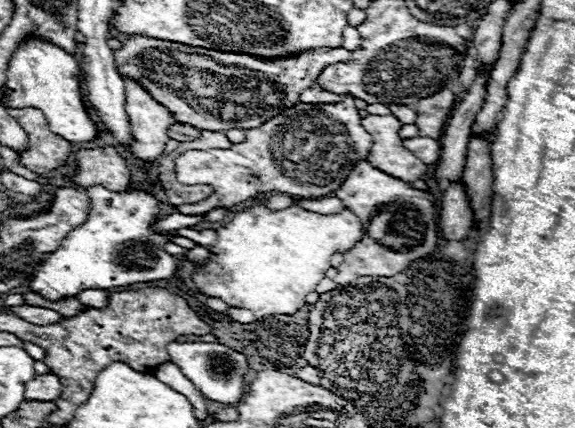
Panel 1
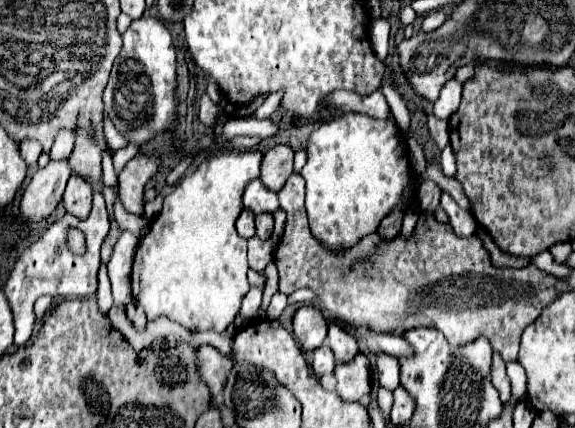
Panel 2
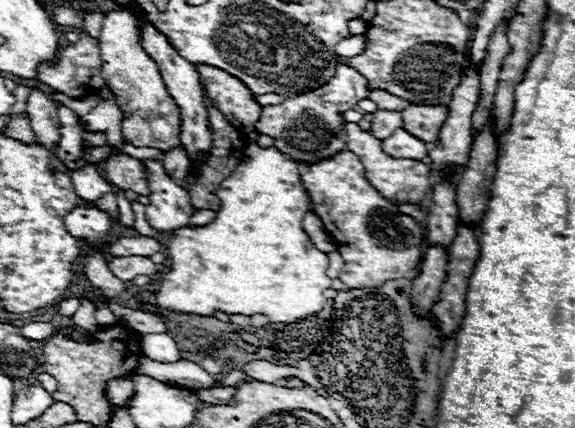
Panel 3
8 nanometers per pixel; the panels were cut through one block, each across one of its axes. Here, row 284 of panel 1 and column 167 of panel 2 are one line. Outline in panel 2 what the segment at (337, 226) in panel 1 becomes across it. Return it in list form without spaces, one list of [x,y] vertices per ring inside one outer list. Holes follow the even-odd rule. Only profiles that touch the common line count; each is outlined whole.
[[[218,150],[206,158],[194,174],[184,176],[172,194],[164,198],[160,216],[152,220],[150,232],[138,244],[130,274],[134,300],[144,308],[148,320],[168,316],[186,330],[216,330],[220,334],[234,322],[240,312],[242,298],[250,288],[246,280],[246,240],[236,234],[234,222],[244,210],[244,188],[260,174],[260,158],[262,154],[256,150]]]

